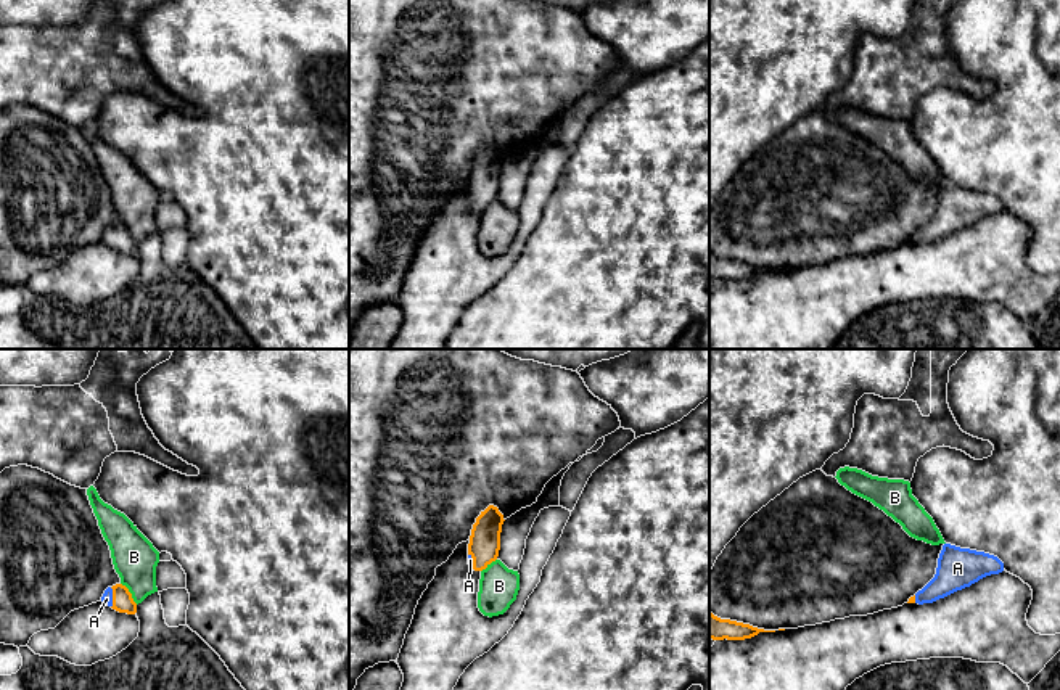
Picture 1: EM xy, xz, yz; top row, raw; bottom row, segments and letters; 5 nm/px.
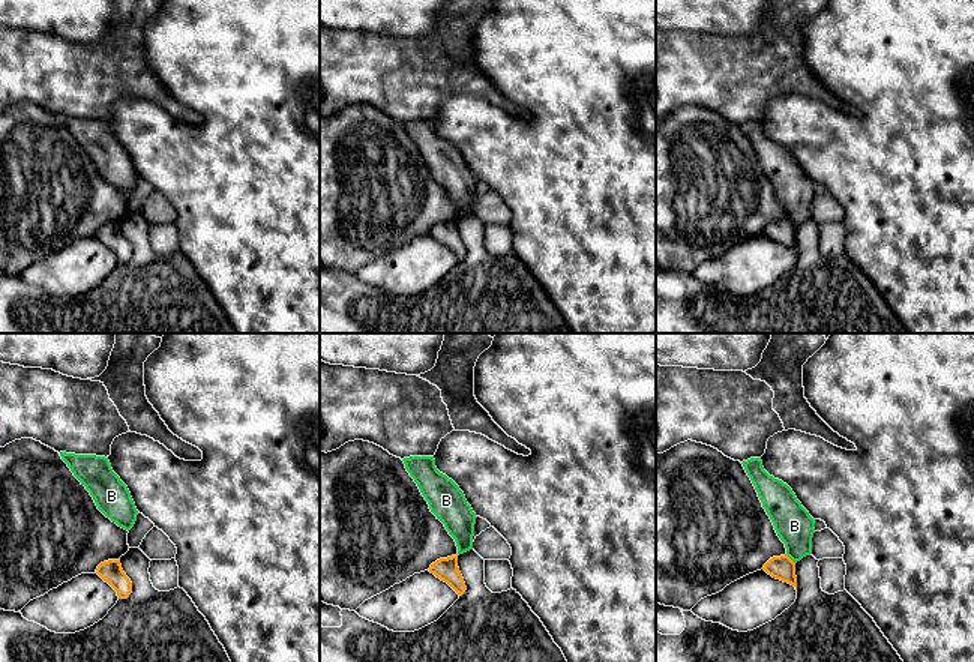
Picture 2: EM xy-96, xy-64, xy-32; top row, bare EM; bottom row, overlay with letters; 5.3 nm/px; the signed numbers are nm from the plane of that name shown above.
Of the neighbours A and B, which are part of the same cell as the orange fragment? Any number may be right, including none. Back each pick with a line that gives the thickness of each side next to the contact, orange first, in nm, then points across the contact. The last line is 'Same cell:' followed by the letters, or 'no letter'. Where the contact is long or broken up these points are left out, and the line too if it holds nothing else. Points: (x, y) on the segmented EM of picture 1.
A: calibres 110 and 60 nm; way xy (123, 602), (113, 597), (106, 599)
Same cell: A

